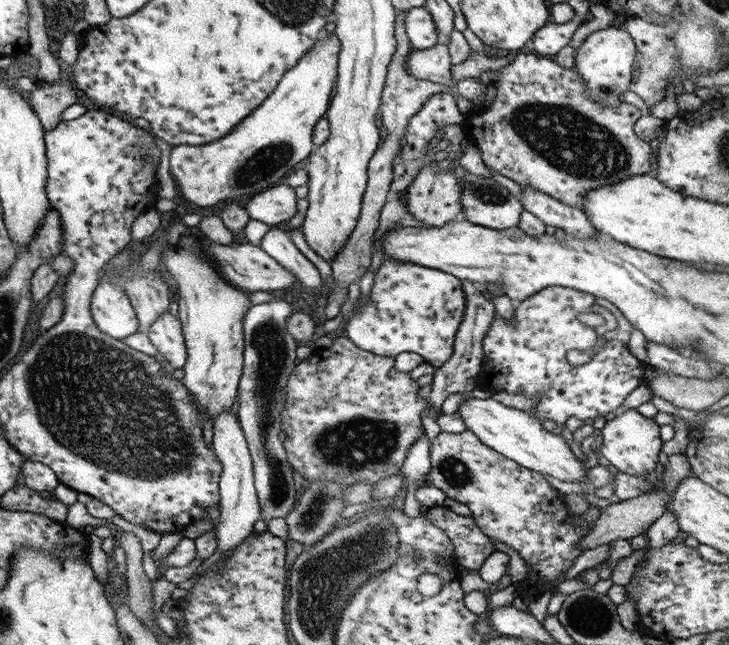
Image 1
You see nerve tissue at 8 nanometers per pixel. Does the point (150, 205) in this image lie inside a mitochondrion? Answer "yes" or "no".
no

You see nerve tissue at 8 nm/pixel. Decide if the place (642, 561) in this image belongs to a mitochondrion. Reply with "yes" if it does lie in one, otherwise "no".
no

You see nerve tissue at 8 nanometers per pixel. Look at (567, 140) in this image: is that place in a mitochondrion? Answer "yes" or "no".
yes

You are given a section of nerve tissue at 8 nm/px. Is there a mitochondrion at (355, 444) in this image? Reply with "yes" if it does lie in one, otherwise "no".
yes

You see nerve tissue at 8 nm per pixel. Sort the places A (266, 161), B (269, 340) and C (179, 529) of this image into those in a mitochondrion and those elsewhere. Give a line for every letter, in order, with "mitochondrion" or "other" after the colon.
A: mitochondrion
B: mitochondrion
C: other

